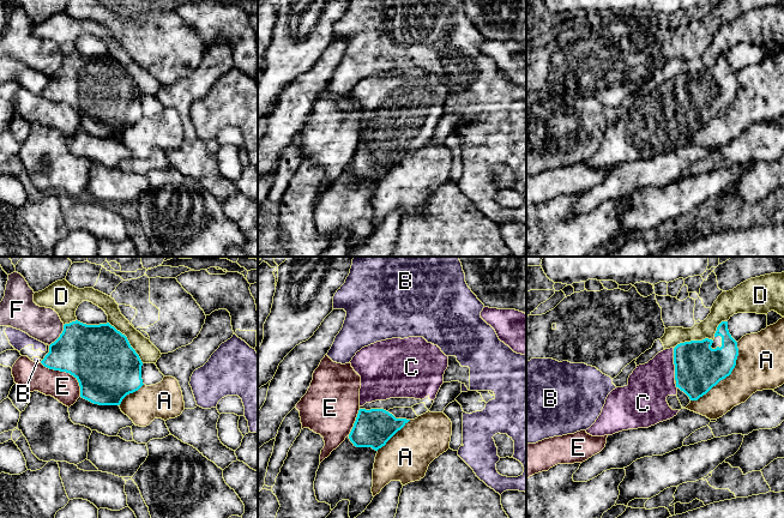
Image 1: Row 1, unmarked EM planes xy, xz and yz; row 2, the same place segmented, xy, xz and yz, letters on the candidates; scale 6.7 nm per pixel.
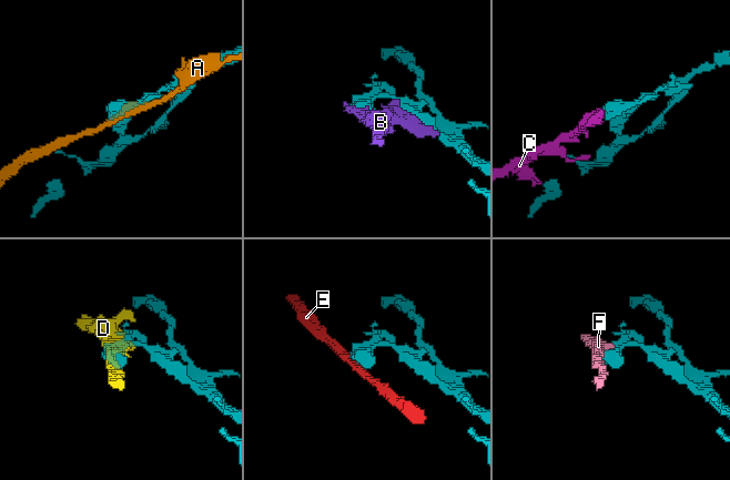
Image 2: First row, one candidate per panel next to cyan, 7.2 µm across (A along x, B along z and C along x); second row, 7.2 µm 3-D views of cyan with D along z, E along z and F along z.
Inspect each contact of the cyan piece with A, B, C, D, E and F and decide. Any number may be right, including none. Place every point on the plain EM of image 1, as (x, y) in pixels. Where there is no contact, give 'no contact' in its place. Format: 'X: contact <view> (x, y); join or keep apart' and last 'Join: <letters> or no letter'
A: contact yz (725, 108); keep apart
B: contact xy (41, 92); keep apart
C: contact yz (674, 95); join
D: contact xy (127, 72); keep apart
E: contact xy (67, 103); keep apart
F: contact xy (60, 67); keep apart
Join: C

